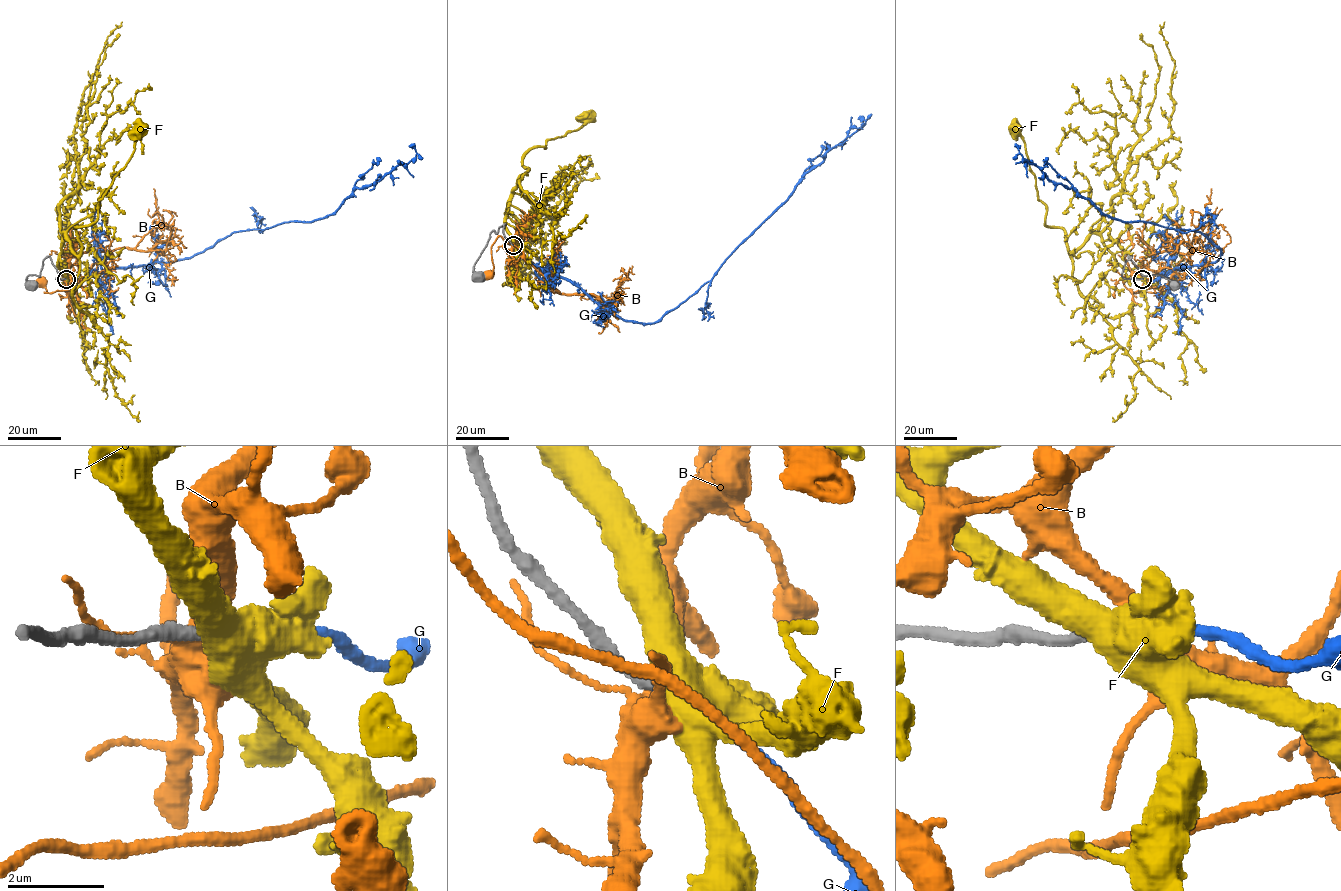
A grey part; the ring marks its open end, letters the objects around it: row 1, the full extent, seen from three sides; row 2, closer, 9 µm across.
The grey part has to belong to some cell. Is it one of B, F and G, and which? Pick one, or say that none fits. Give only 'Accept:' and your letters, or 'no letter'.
Accept: G

